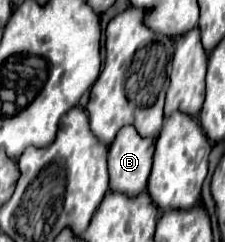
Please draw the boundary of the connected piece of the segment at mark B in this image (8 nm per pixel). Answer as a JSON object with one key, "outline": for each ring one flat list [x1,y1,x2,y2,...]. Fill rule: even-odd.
{"outline":[[124,125,108,151,110,189,130,197,144,191,152,167,152,153,154,139,140,137,132,125]]}

